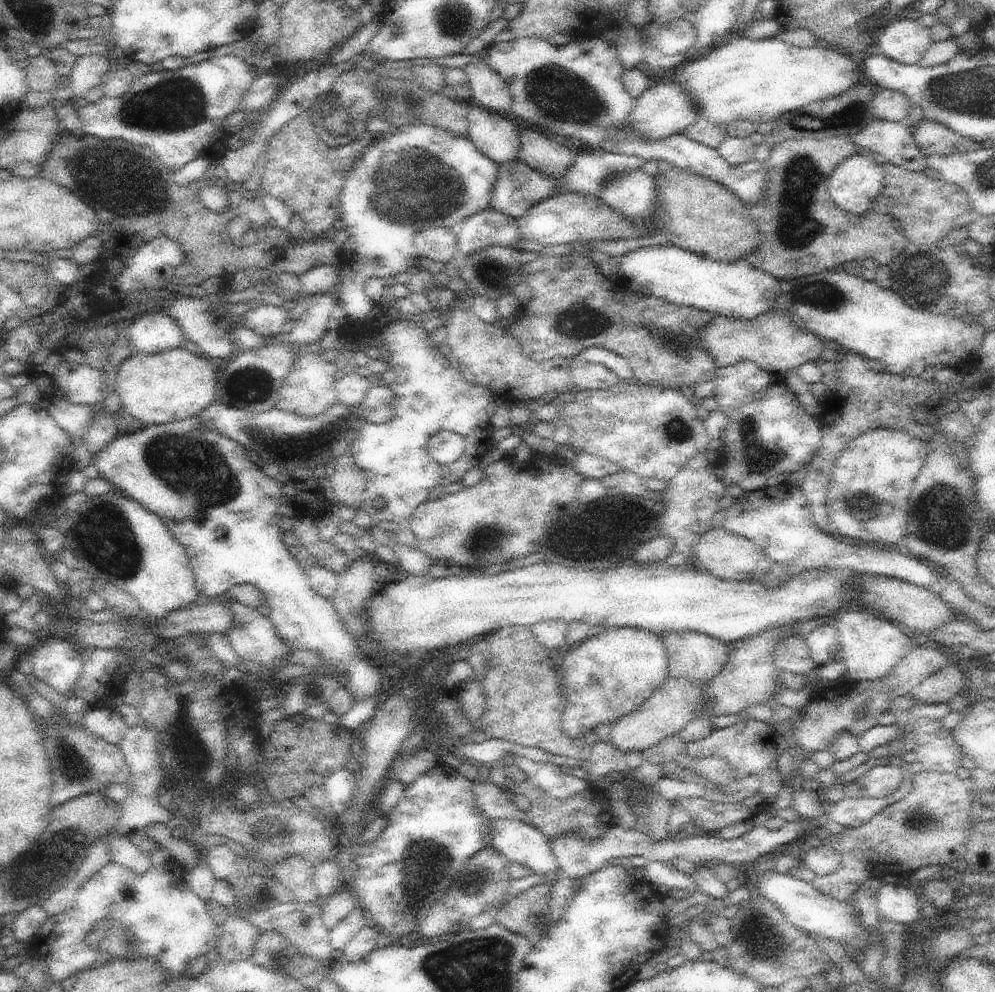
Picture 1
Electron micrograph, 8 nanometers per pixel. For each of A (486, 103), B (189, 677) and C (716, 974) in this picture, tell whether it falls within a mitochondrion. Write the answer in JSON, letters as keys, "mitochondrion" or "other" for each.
{"A":"other","B":"other","C":"other"}

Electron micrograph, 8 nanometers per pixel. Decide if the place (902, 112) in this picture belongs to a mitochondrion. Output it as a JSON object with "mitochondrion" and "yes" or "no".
{"mitochondrion":"no"}

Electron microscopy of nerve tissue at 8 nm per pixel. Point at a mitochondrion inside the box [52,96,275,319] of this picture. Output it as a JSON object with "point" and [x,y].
{"point":[111,173]}

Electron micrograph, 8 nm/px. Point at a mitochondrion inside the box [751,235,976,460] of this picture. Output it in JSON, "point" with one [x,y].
{"point":[922,277]}

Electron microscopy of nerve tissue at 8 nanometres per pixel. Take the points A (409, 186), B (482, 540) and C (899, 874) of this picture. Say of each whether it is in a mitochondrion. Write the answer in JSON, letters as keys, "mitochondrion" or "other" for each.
{"A":"mitochondrion","B":"mitochondrion","C":"other"}

